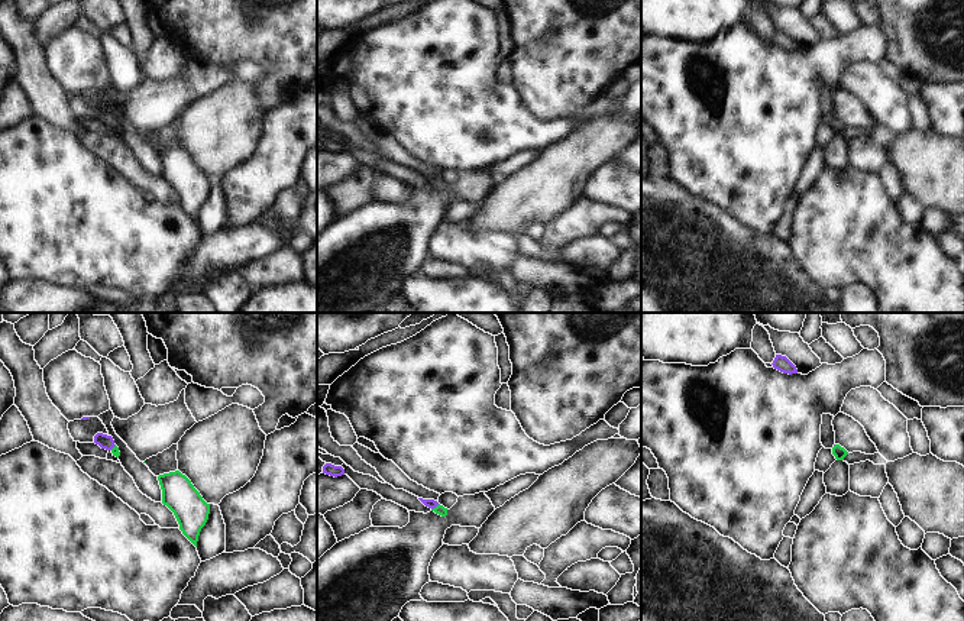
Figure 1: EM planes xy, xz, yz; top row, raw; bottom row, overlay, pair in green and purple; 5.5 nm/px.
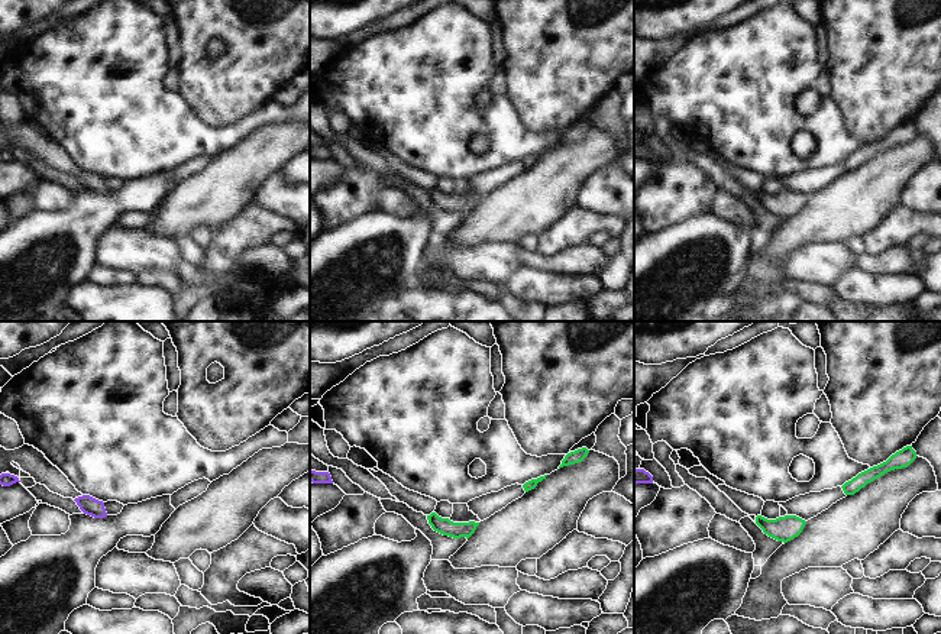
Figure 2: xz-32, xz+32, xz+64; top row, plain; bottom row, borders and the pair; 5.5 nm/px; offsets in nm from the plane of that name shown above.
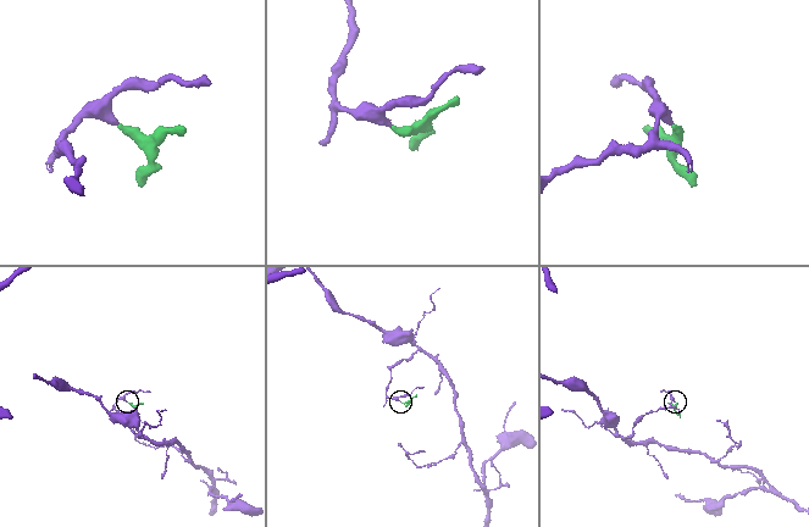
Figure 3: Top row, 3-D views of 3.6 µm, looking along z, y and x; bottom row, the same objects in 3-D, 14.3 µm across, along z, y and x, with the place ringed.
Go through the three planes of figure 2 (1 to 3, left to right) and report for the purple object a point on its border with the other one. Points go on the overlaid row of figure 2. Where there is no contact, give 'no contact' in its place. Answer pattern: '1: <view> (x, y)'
1: no contact
2: no contact
3: no contact

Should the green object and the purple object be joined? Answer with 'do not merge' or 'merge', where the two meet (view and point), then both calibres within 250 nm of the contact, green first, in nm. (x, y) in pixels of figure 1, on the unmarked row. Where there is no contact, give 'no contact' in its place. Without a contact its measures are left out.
merge; contact xz (436, 183); calibres 60 and 50 nm

